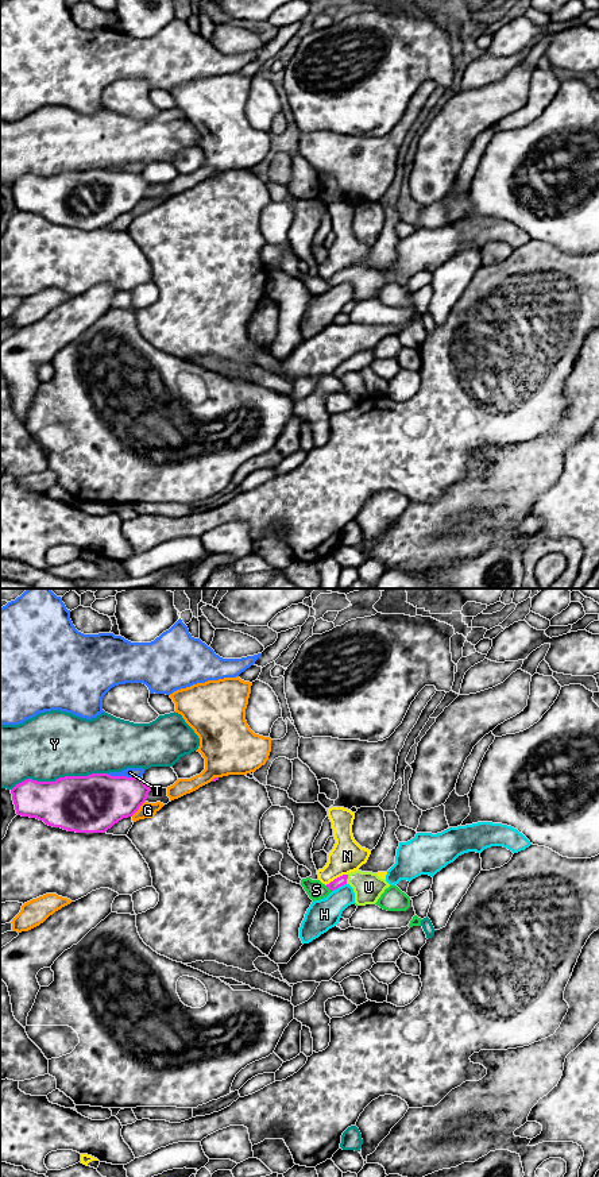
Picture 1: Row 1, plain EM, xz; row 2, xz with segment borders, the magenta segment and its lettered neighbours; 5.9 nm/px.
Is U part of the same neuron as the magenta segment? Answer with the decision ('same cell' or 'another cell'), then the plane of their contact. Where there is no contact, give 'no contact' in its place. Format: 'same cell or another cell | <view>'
same cell | xz

